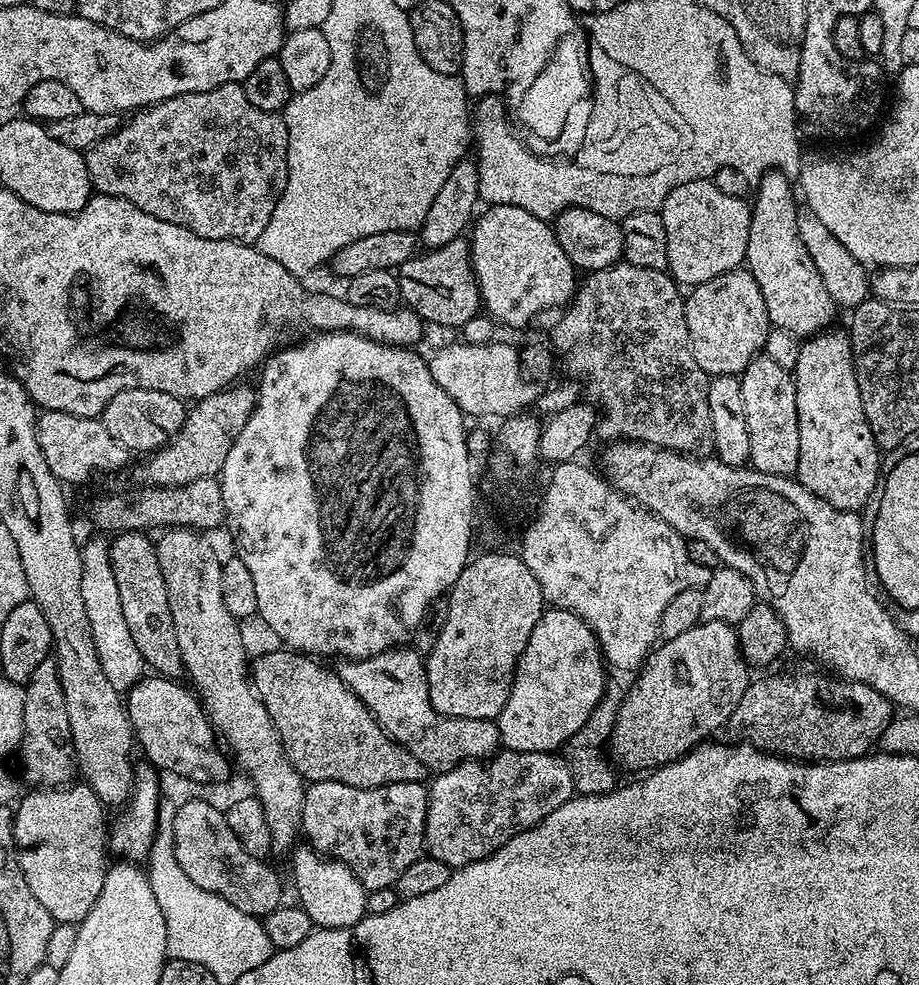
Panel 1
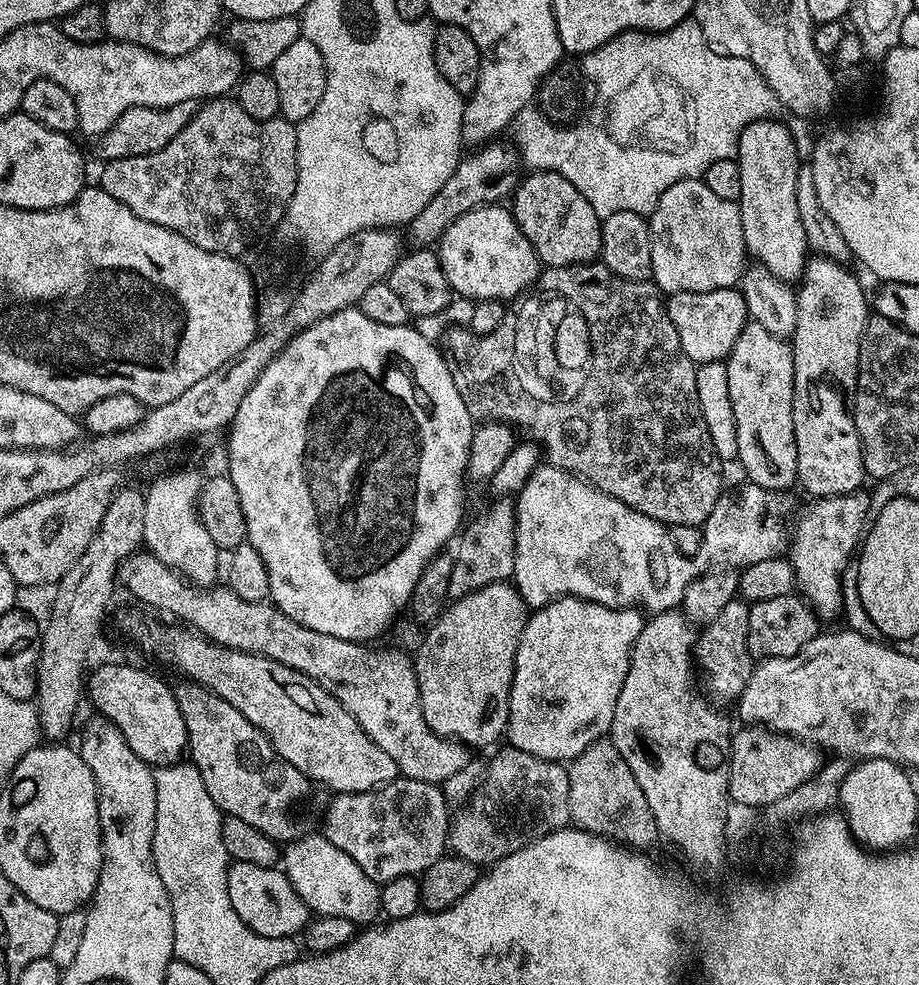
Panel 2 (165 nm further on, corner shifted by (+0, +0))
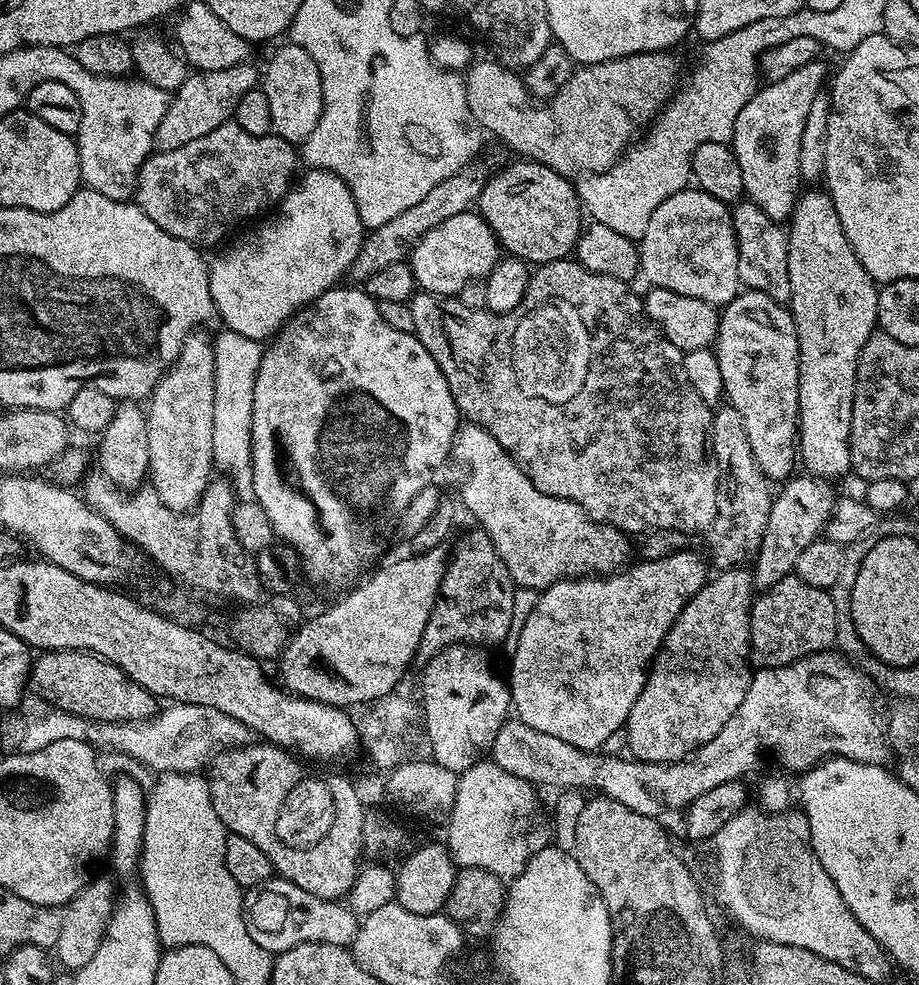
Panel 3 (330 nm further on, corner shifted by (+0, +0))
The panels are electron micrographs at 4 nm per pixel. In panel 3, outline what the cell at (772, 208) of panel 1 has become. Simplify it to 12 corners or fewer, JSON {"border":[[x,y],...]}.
{"border":[[823,59],[765,83],[730,146],[744,196],[781,222],[802,192],[798,146]]}

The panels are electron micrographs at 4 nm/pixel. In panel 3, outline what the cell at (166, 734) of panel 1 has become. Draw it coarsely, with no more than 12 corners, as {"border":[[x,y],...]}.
{"border":[[44,650],[31,687],[45,705],[134,724],[157,697],[91,652]]}

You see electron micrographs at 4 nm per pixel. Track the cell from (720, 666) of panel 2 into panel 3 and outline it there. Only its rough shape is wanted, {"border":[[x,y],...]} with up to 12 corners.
{"border":[[793,475],[775,493],[753,585],[793,575],[838,499],[829,481]]}

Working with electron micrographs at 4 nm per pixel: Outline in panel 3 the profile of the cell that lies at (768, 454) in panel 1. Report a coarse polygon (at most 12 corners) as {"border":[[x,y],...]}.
{"border":[[741,291],[714,351],[769,482],[798,464],[792,313]]}

